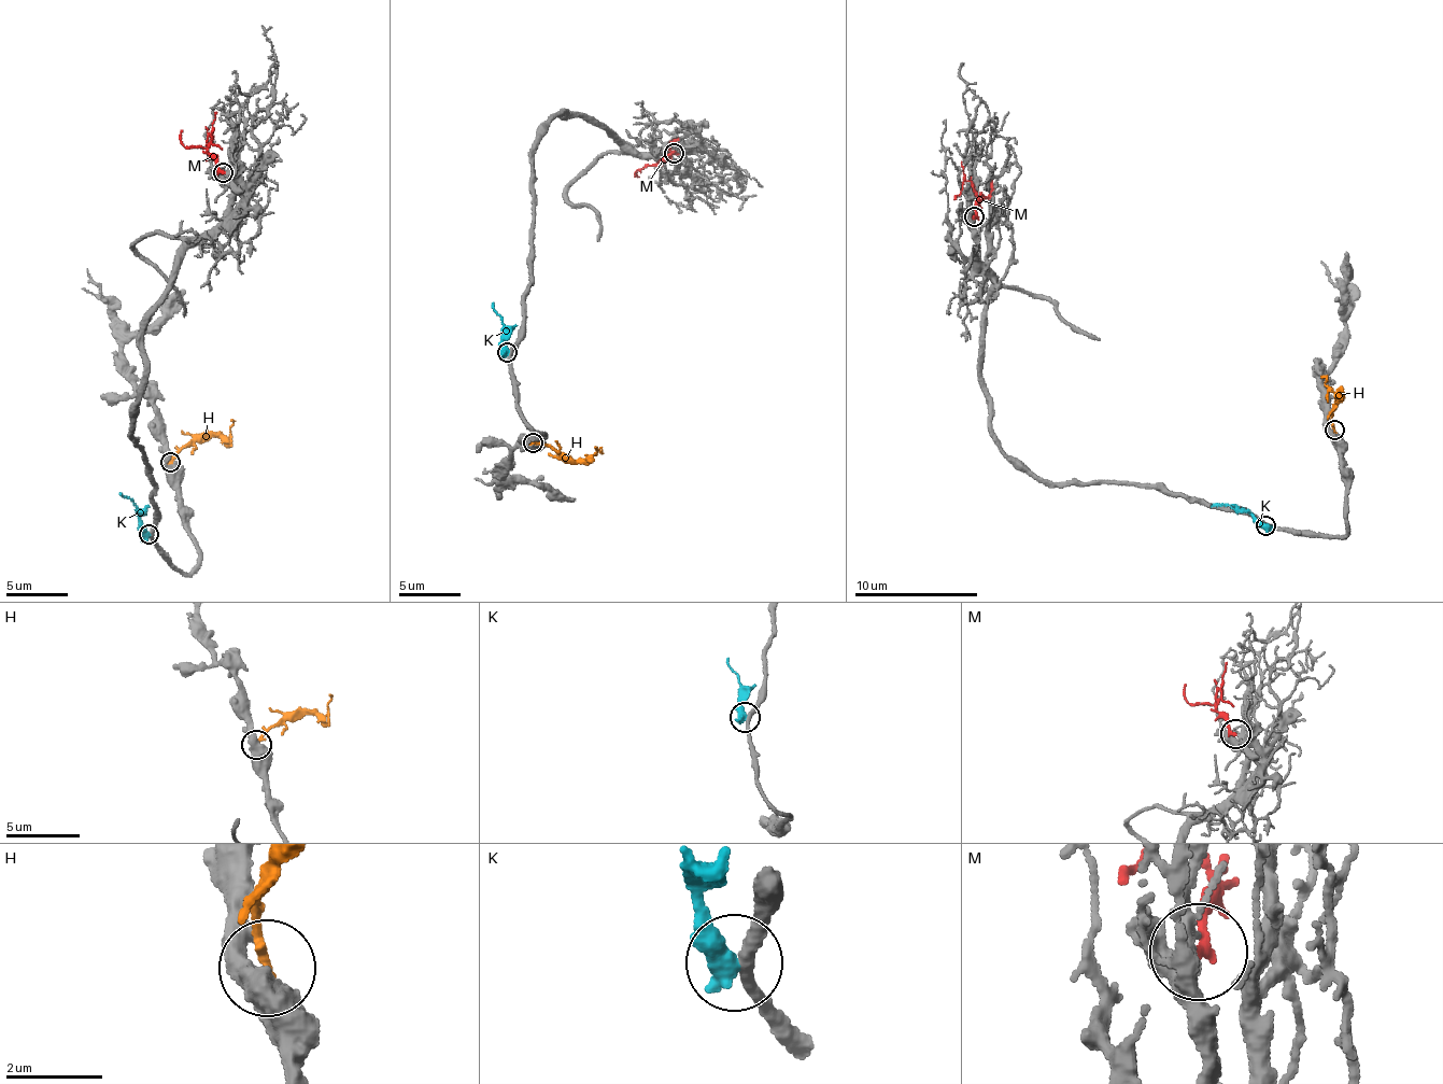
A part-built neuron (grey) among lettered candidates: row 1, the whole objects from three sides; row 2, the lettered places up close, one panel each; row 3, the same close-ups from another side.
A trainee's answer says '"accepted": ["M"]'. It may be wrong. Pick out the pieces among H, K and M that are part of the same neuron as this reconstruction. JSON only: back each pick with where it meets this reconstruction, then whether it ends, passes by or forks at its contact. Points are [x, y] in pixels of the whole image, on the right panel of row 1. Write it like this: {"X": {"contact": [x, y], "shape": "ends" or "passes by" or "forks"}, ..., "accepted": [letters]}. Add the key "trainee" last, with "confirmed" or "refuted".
{"M": {"contact": [974, 216], "shape": "ends"}, "accepted": ["M"], "trainee": "confirmed"}

